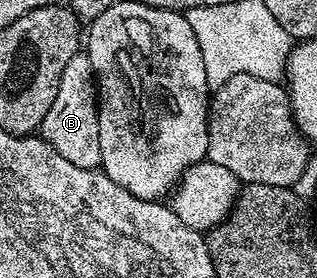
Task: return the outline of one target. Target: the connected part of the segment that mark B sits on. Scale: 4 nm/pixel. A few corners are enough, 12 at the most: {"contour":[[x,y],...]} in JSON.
{"contour":[[79,53],[40,128],[60,157],[98,169],[98,85]]}

